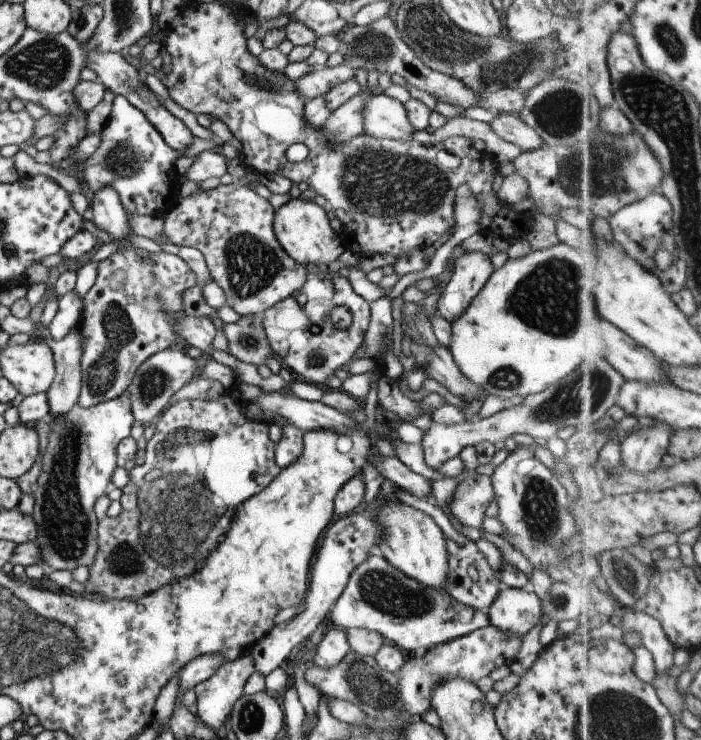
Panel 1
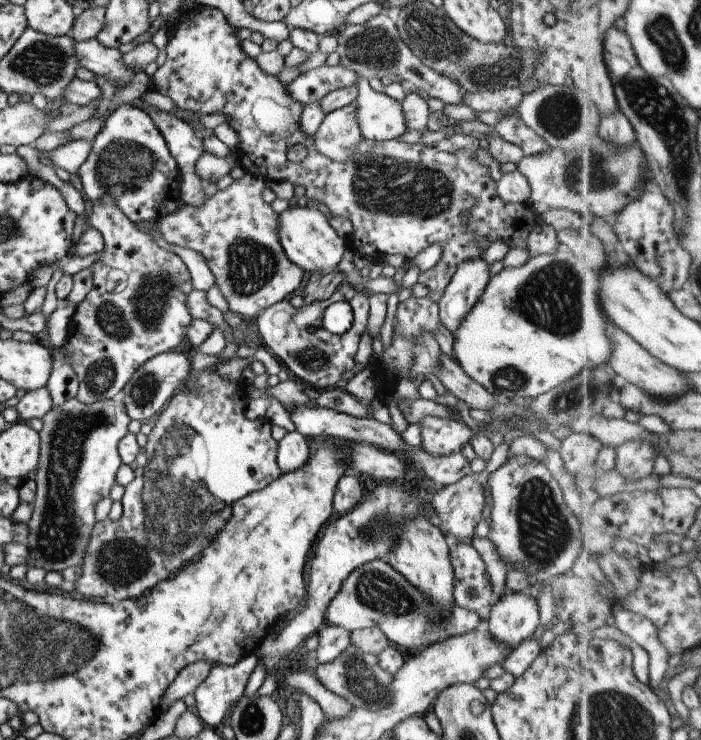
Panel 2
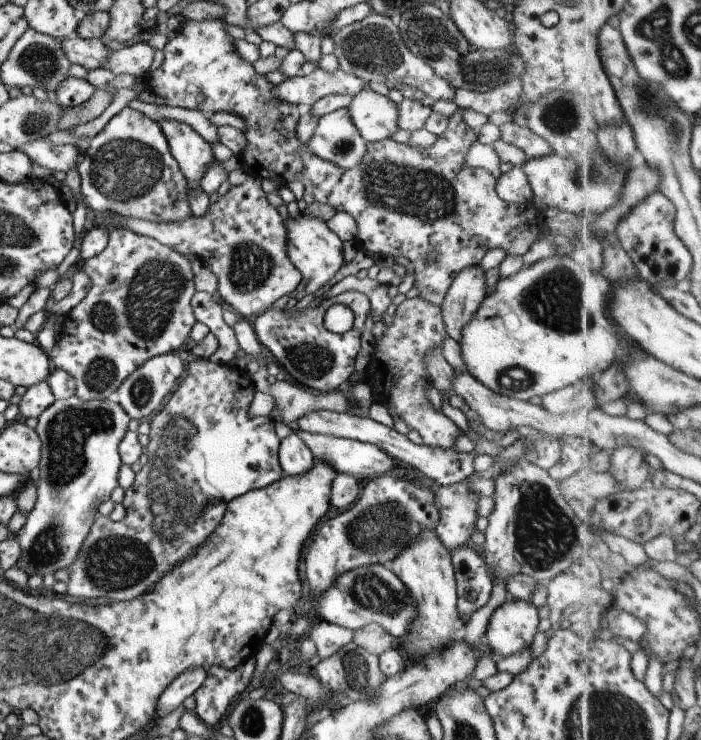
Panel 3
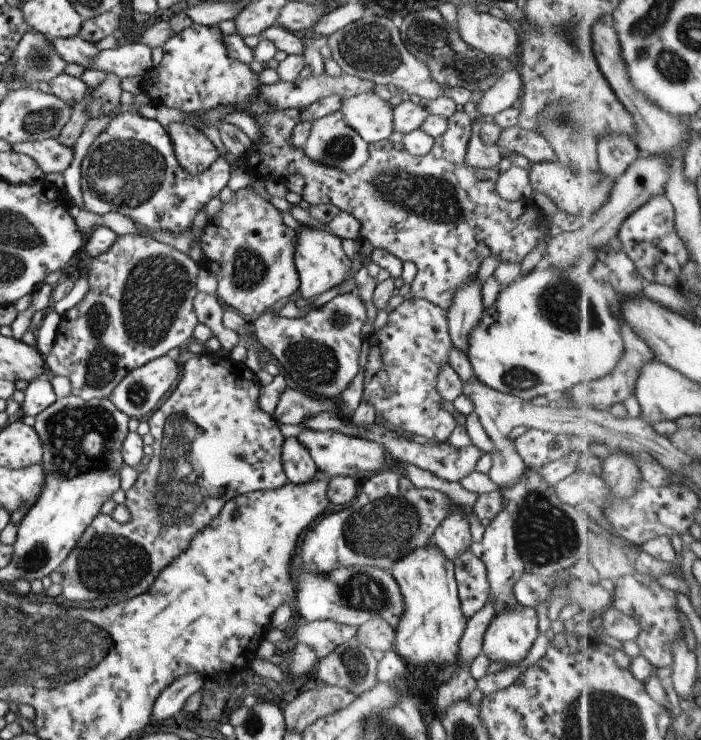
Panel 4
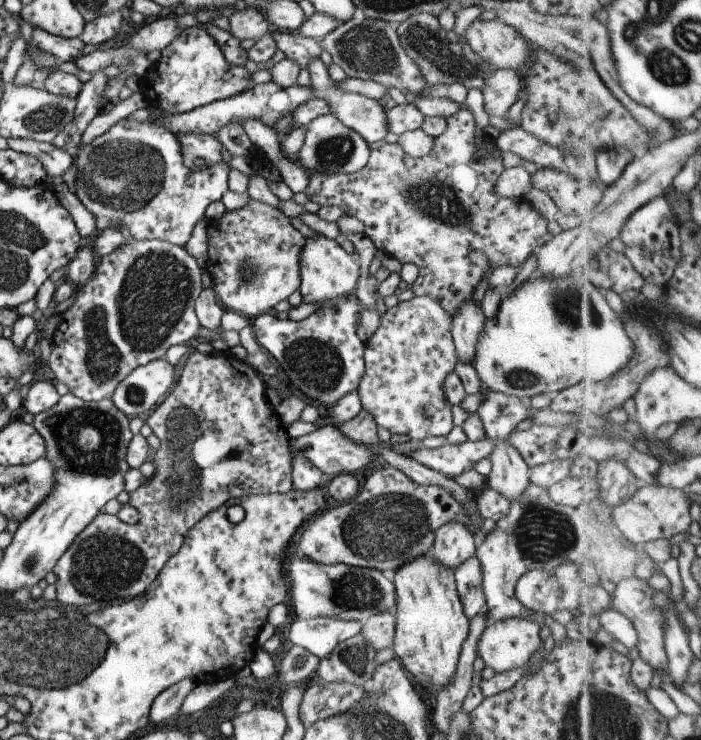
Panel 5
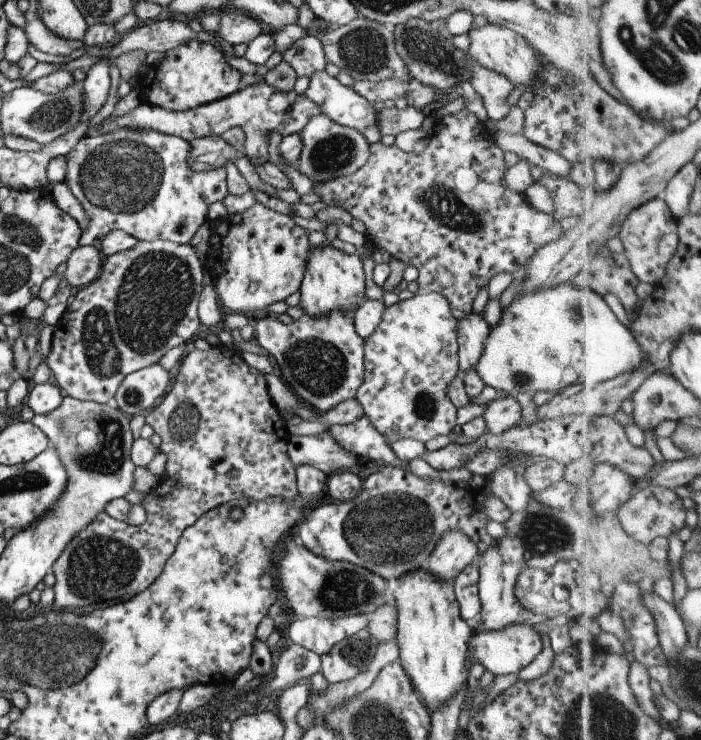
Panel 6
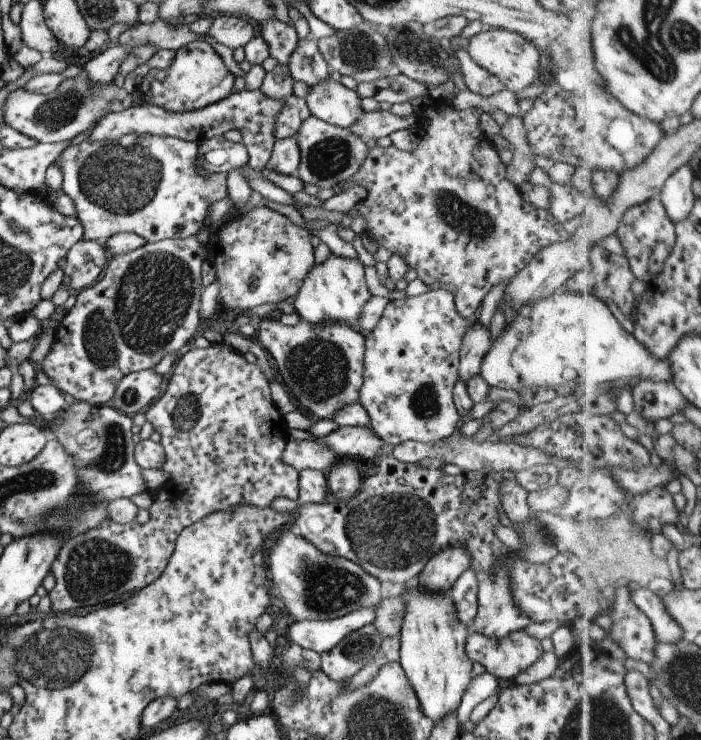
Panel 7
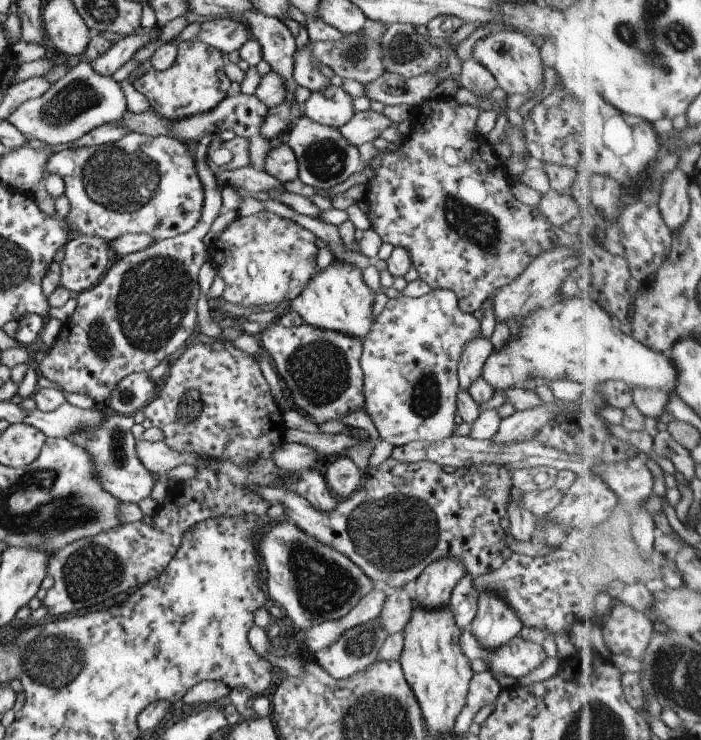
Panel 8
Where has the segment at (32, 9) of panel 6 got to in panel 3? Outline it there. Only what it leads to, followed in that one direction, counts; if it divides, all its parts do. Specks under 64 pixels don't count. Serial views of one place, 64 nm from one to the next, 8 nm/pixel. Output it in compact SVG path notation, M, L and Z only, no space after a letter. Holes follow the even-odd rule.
M73 35L61 39L61 42L66 58L69 58L72 64L84 66L88 71L104 68L102 64L106 62L108 54L114 52L98 38L81 39Z

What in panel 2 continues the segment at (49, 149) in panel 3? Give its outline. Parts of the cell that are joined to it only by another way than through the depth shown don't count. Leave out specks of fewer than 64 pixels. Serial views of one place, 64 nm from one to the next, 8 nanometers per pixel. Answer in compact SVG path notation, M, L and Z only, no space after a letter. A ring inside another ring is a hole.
M76 140L60 145L52 151L39 151L38 156L50 158L50 162L56 164L58 168L74 174L90 156L90 150L92 150L92 140Z

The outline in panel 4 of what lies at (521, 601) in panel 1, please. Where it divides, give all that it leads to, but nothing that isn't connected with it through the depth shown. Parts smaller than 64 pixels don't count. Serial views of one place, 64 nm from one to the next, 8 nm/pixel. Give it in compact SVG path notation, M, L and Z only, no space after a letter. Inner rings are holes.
M516 604L516 608L506 608L494 616L484 635L482 653L492 663L519 663L528 656L539 633L536 610Z

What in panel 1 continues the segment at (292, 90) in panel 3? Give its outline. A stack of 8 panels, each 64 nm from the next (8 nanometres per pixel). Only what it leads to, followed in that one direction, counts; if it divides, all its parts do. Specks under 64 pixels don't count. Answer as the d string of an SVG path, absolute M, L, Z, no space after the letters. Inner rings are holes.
M346 63L335 67L319 66L314 72L296 80L294 86L298 88L298 94L309 101L316 96L325 96L334 86L350 78L356 78L356 70Z

